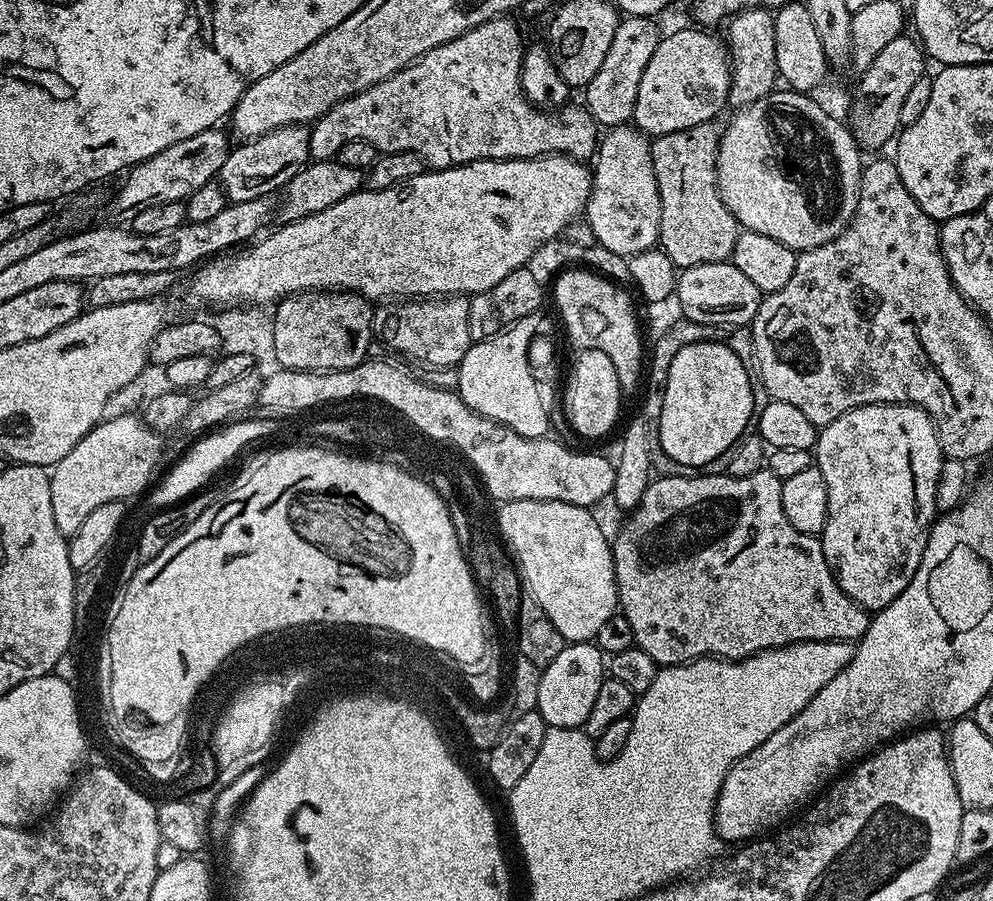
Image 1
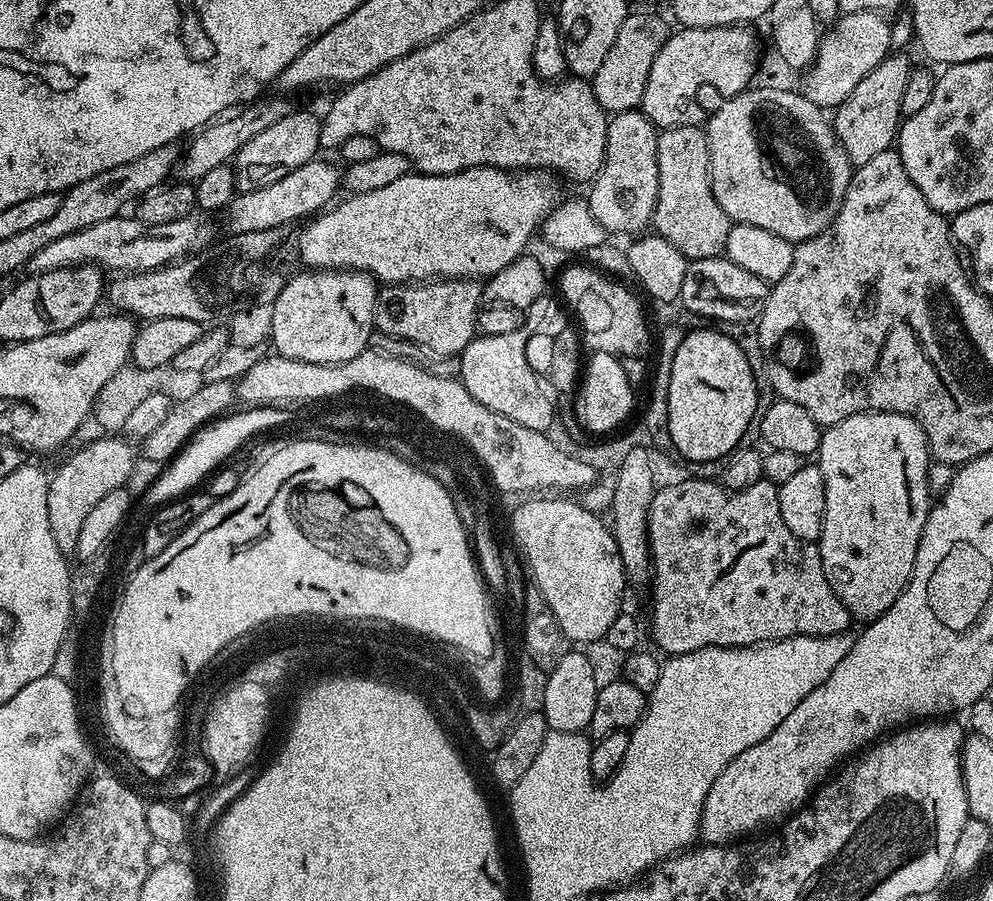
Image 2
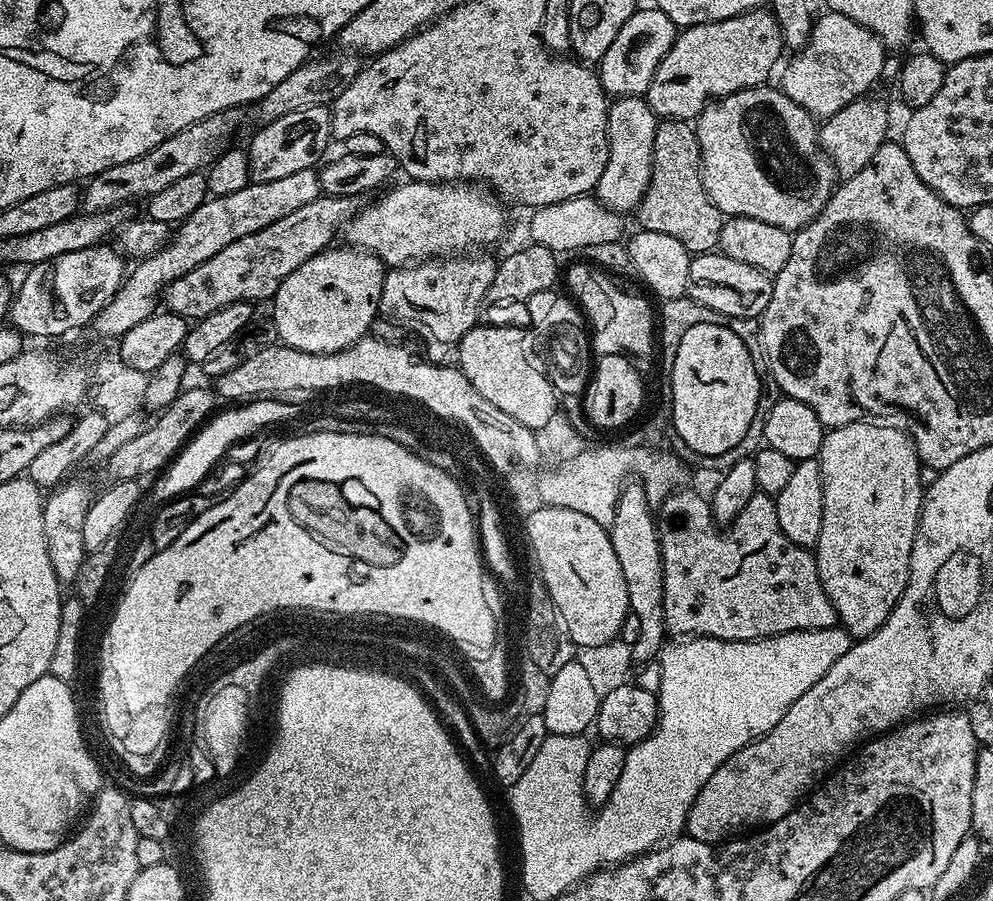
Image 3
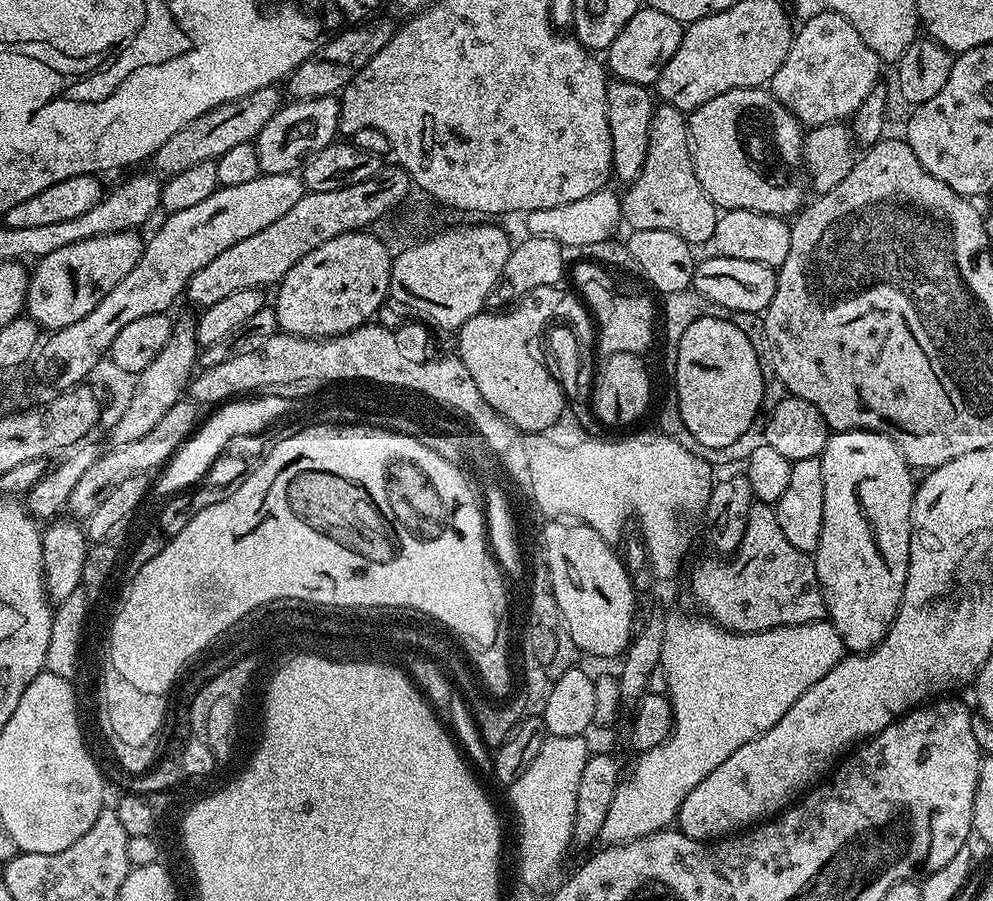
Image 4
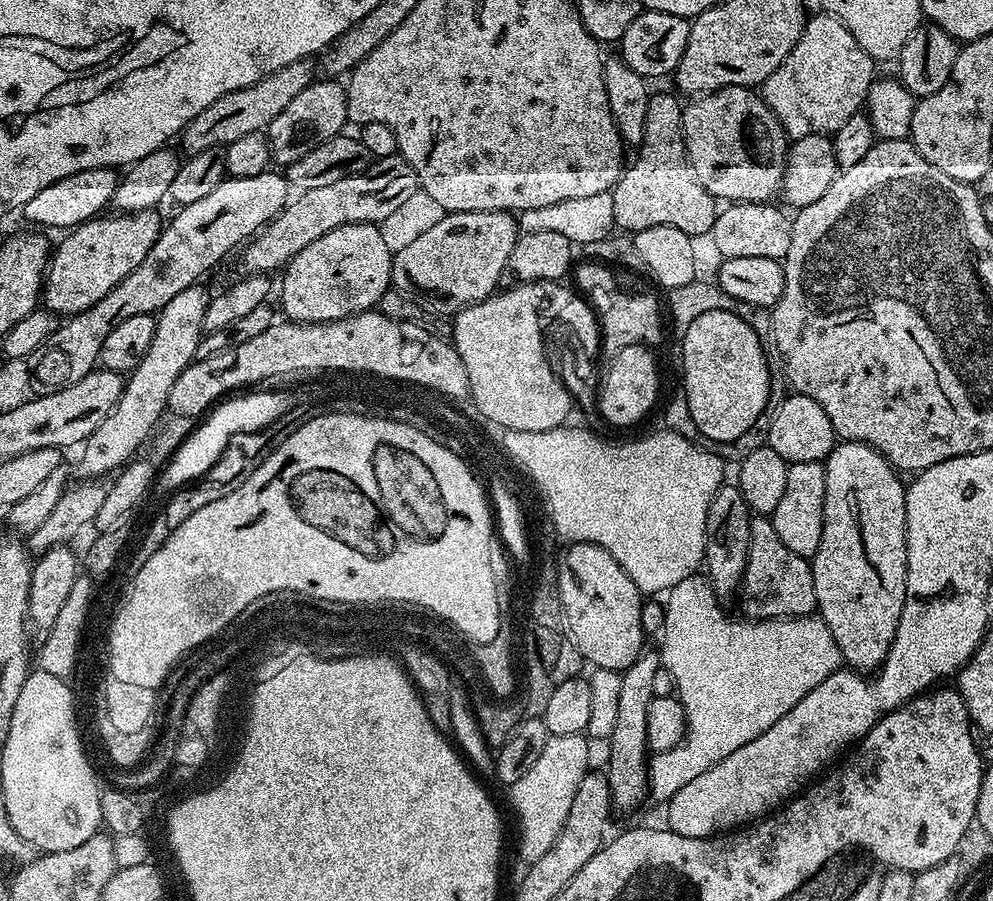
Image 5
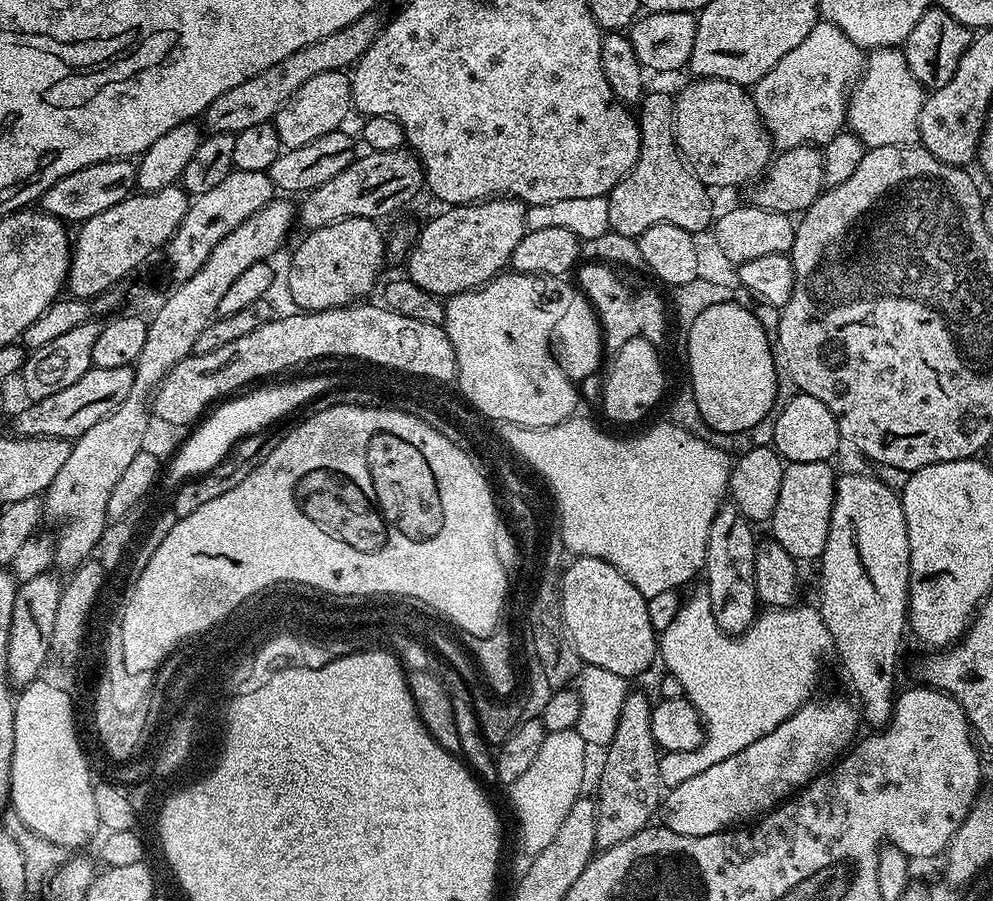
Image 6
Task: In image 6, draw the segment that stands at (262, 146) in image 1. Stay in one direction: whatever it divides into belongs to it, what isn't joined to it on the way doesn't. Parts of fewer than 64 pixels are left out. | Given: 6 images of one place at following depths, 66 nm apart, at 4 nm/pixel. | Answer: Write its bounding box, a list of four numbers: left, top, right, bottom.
[274,71,352,149]

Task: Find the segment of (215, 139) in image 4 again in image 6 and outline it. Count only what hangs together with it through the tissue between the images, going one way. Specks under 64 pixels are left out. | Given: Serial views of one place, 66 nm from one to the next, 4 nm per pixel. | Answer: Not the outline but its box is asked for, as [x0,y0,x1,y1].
[202,11,382,134]

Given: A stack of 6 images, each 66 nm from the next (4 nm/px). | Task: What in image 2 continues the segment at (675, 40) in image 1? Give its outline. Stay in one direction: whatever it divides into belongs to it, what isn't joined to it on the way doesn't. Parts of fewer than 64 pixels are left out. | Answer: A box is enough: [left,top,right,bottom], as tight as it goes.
[639,24,760,129]

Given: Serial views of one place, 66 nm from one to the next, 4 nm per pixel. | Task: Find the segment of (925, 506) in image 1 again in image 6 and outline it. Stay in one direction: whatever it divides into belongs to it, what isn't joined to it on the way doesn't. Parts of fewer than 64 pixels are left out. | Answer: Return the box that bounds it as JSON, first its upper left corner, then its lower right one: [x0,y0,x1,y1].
[818,472,910,730]

